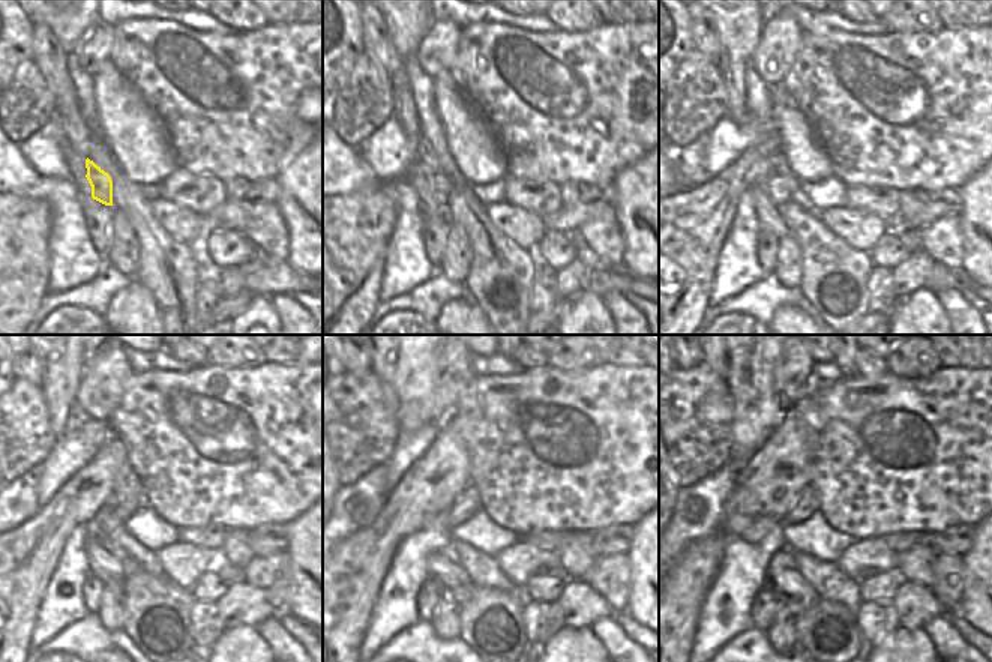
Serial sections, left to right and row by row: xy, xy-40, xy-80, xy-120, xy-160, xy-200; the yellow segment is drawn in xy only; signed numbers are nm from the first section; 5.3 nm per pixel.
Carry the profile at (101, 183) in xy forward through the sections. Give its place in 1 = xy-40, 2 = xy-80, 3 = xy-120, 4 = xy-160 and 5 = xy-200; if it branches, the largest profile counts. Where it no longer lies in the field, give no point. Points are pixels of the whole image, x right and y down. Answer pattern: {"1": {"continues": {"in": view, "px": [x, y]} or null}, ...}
{"1": {"continues": {"in": "xy-40", "px": [440, 186]}}, "2": {"continues": {"in": "xy-80", "px": [779, 188]}}, "3": {"continues": {"in": "xy-120", "px": [113, 517]}}, "4": {"continues": {"in": "xy-160", "px": [468, 502]}}, "5": {"continues": {"in": "xy-200", "px": [808, 502]}}}

